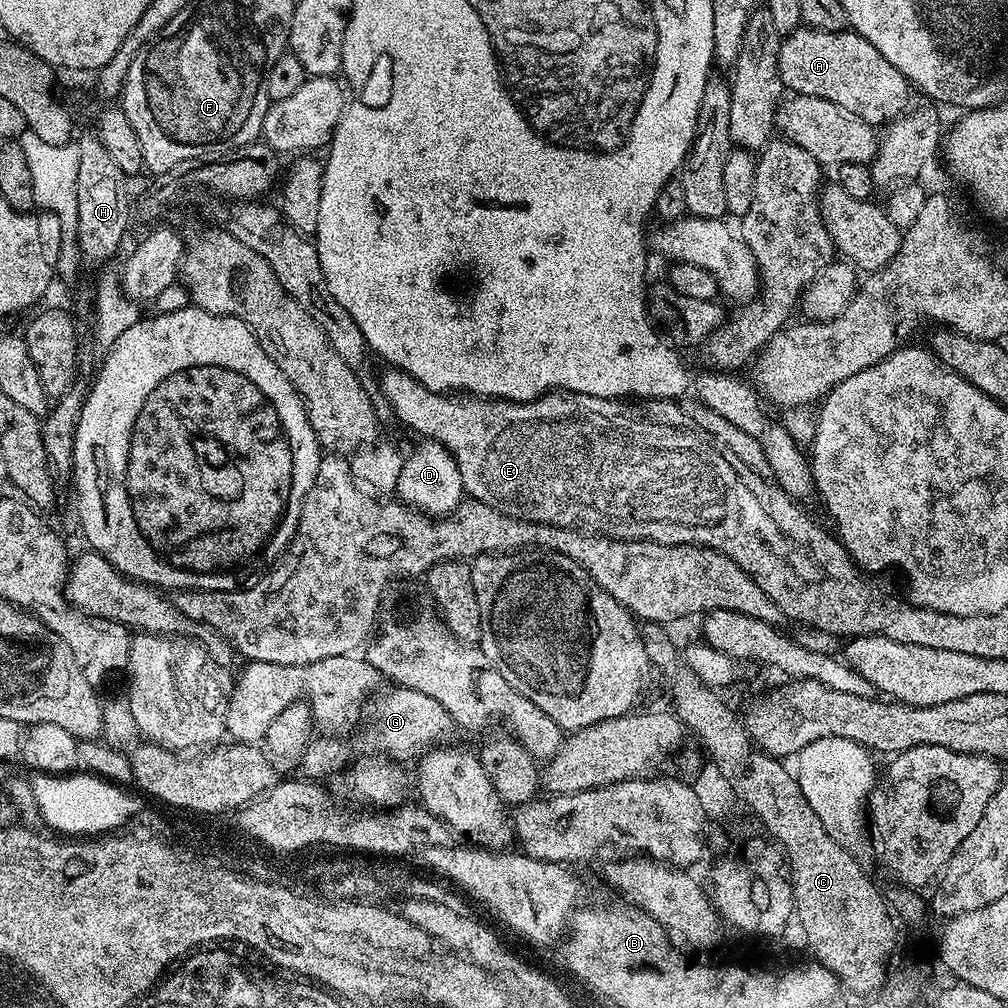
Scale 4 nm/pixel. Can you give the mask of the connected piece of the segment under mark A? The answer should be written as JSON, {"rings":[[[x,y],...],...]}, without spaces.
{"rings":[[[807,26],[795,28],[780,41],[778,70],[789,93],[826,98],[826,102],[834,102],[834,106],[858,114],[873,126],[883,126],[903,116],[909,107],[907,78],[890,66],[866,38],[851,30],[823,32]]]}

